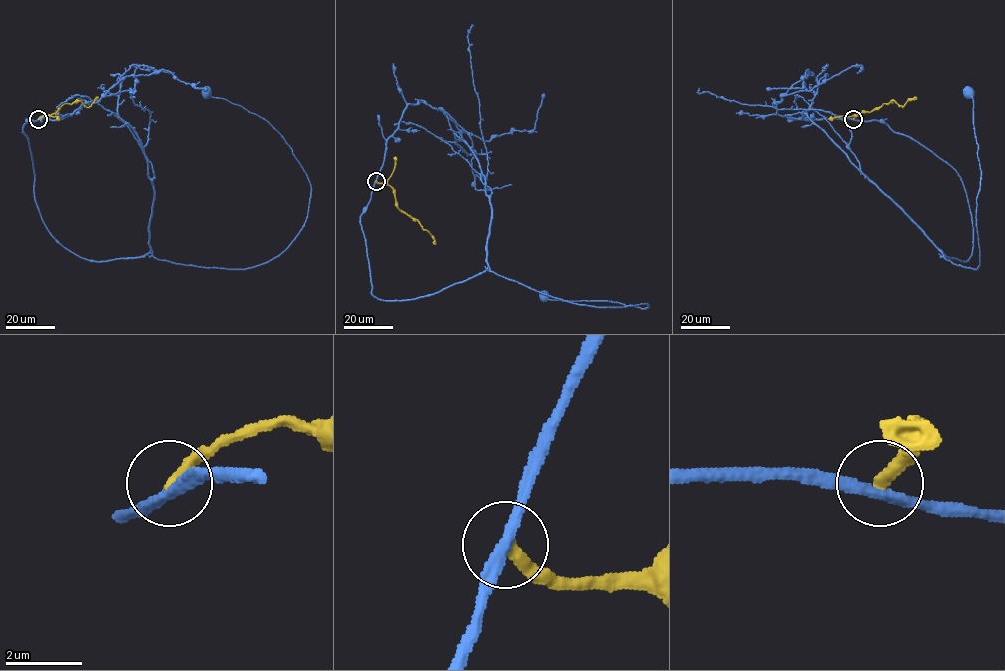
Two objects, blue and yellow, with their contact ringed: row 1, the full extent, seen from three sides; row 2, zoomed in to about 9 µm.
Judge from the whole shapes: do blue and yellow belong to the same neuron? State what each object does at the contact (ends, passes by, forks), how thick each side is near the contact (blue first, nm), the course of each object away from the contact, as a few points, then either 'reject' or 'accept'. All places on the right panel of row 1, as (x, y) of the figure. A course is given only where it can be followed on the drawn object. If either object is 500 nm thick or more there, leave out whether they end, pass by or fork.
blue passes by | yellow ends | 280/320 nm | blue via (853, 119), (884, 122), (960, 177), (973, 251), (967, 261), (942, 253), (976, 269), (981, 169), (970, 91) | yellow via (853, 119), (893, 100), (903, 107), (917, 97) | reject

